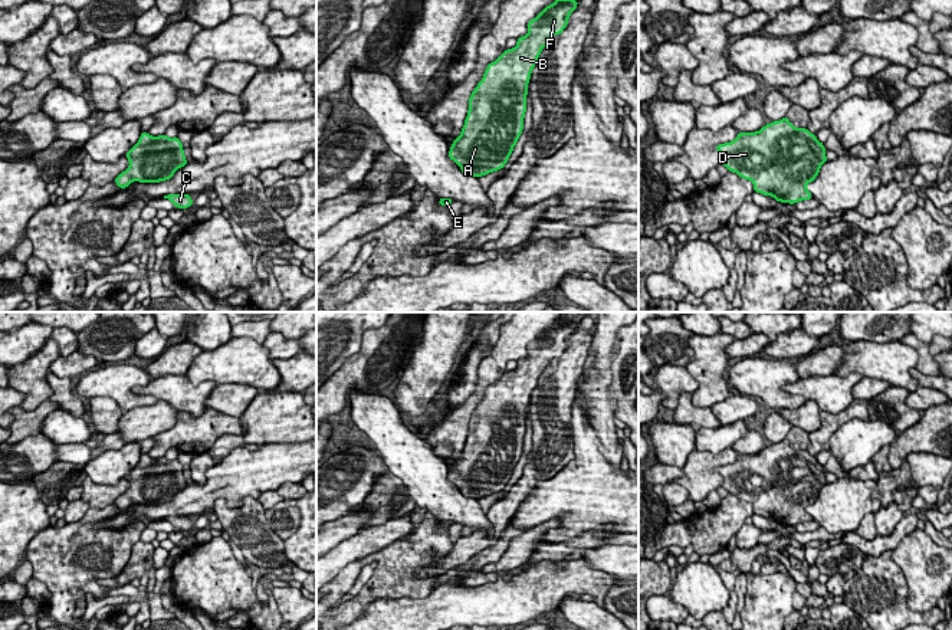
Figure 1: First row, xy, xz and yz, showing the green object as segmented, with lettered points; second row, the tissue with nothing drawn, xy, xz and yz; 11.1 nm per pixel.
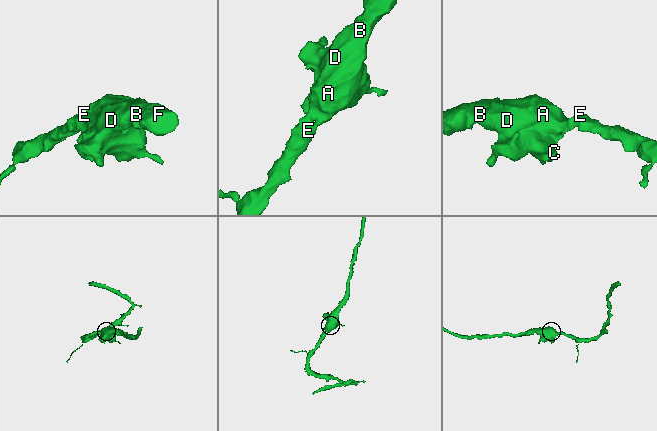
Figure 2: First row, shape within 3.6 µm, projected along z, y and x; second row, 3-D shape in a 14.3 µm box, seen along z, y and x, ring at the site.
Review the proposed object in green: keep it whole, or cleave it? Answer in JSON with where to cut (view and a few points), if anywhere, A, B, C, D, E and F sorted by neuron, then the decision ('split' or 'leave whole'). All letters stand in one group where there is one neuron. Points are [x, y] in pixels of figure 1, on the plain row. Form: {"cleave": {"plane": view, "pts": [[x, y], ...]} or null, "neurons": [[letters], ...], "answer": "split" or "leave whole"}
{"cleave": null, "neurons": [["A", "B", "C", "D", "E", "F"]], "answer": "leave whole"}

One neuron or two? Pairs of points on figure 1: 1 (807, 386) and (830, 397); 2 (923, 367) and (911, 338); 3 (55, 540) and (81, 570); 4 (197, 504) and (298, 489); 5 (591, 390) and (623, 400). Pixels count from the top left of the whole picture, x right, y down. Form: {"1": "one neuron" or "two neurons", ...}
{"1": "one neuron", "2": "one neuron", "3": "one neuron", "4": "two neurons", "5": "two neurons"}

